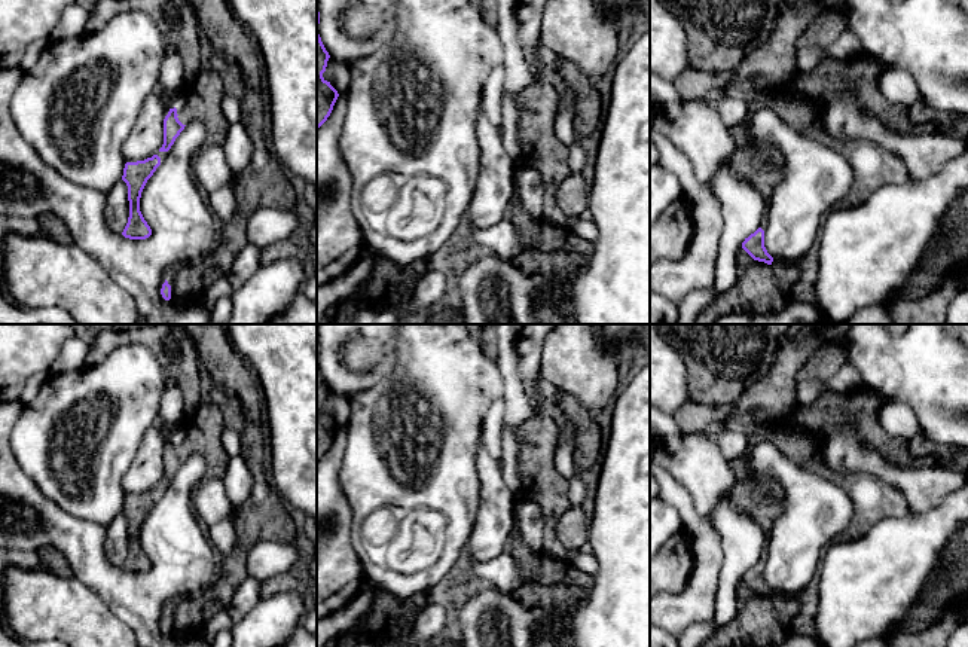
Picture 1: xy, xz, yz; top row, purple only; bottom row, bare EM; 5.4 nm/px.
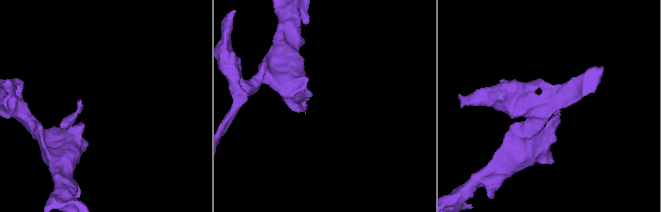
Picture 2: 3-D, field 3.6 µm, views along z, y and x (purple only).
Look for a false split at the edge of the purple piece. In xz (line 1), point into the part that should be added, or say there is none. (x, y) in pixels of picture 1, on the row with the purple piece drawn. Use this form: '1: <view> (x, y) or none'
1: none

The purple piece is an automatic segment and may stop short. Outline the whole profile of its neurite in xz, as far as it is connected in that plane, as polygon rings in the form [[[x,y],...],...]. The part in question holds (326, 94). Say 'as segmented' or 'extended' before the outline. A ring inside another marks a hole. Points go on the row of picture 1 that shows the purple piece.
as segmented; [[[317,0],[317,131],[330,116],[339,97],[338,91],[323,77],[330,58],[318,34],[320,12]]]

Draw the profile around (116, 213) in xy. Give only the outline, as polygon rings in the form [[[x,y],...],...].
[[[119,180],[107,193],[104,210],[106,225],[112,232],[122,234],[129,217],[128,186]]]

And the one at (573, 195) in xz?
[[[571,173],[558,187],[556,204],[567,216],[581,214],[589,208],[589,184],[581,174]]]

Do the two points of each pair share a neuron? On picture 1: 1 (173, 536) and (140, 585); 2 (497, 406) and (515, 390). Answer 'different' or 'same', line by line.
1: same
2: different

